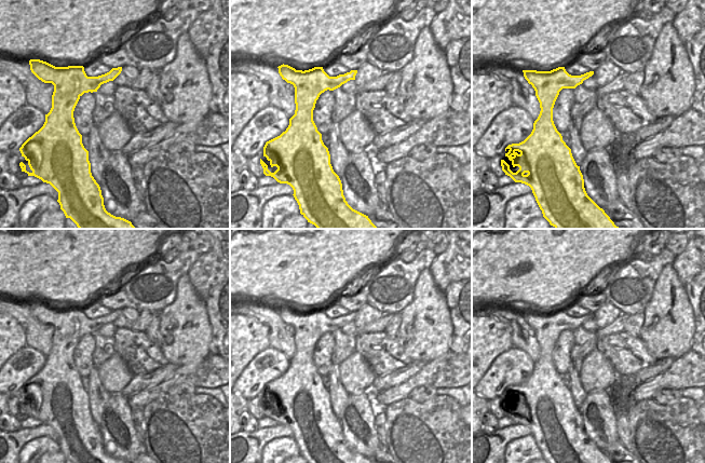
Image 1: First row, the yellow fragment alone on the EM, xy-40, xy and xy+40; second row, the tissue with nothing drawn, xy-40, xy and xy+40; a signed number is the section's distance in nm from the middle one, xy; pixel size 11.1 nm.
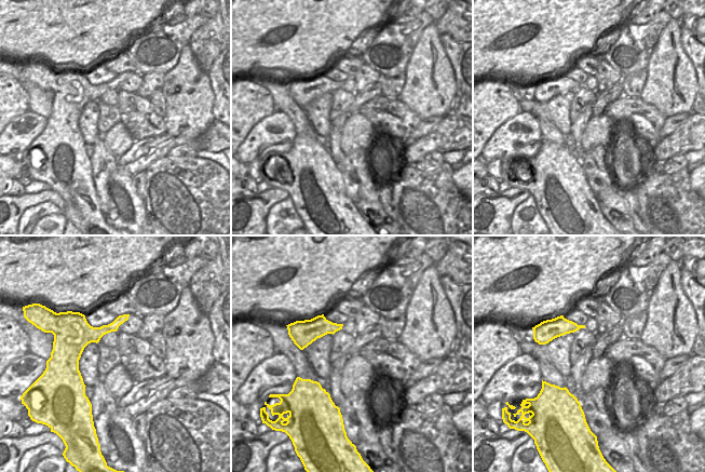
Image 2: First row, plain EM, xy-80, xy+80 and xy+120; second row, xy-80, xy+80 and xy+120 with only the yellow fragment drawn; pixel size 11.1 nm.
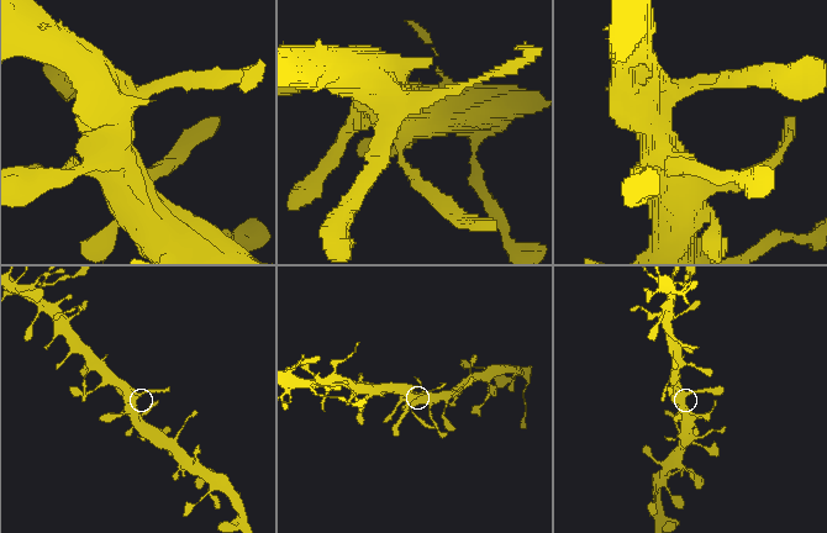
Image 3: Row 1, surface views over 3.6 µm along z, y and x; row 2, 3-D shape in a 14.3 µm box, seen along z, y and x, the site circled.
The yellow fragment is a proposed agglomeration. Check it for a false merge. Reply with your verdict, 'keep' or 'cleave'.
cleave

